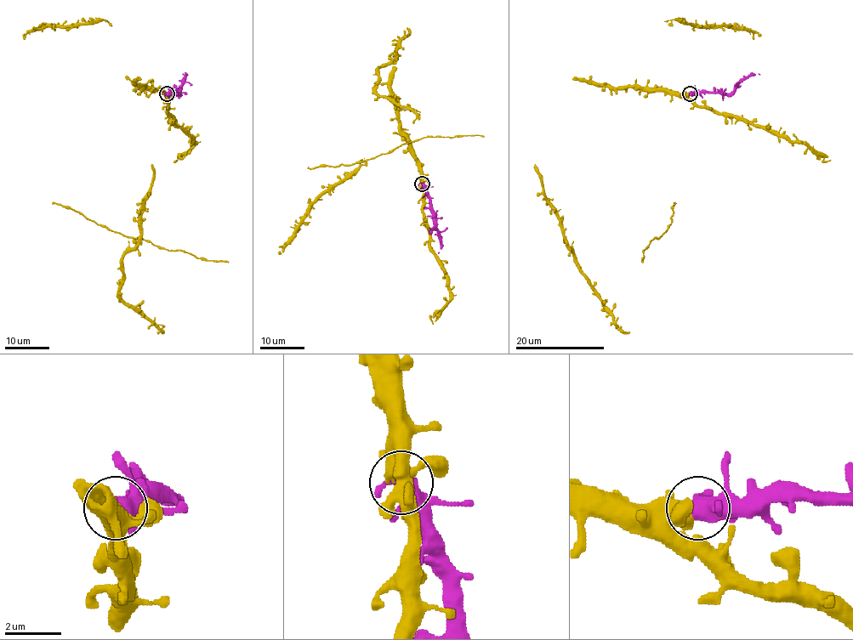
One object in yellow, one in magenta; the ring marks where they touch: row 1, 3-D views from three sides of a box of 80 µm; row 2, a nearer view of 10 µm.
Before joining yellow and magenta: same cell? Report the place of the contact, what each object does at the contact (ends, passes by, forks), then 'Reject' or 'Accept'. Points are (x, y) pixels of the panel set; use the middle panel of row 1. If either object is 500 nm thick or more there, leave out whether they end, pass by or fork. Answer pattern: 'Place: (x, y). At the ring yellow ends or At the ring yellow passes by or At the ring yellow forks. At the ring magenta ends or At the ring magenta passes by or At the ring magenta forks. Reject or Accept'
Place: (422, 184). At the ring yellow passes by. At the ring magenta passes by. Accept

